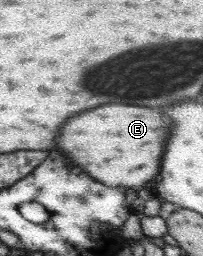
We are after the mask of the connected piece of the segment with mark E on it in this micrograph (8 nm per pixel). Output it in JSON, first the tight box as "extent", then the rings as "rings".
{"extent":[57,105,167,188],"rings":[[[101,105],[67,119],[59,129],[57,147],[73,165],[83,165],[81,169],[85,173],[107,187],[139,188],[157,175],[165,139],[167,117],[163,117],[161,111],[127,105]]]}

